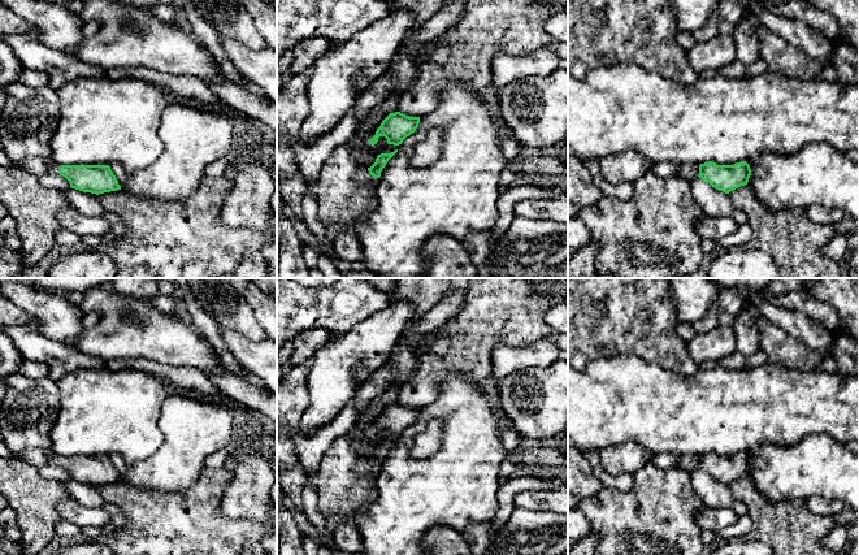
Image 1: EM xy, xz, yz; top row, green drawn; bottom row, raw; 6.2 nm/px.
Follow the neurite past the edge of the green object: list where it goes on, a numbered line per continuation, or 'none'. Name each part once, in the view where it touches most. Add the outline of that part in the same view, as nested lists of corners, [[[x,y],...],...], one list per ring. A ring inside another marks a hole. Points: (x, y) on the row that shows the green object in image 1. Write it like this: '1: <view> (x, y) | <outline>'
1: xz (343, 193) | [[[348,143],[335,148],[322,166],[316,187],[318,220],[325,229],[353,233],[361,213],[372,208],[370,191],[378,181],[355,161]]]

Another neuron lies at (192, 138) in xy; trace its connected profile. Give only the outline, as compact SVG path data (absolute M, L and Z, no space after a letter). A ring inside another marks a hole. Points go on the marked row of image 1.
M173 100L161 116L161 156L146 169L130 170L112 162L121 190L135 196L182 200L195 194L205 168L226 157L233 146L234 121L222 112Z

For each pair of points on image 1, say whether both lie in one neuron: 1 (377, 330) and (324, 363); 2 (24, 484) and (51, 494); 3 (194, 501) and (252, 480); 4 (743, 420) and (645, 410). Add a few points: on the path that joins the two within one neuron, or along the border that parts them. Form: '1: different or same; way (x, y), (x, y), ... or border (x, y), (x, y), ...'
1: same; way (364, 343), (337, 359)
2: same; way (30, 490), (34, 494), (44, 494)
3: different; border (233, 472), (221, 499), (221, 511), (228, 517)
4: same; way (719, 413), (669, 413)

